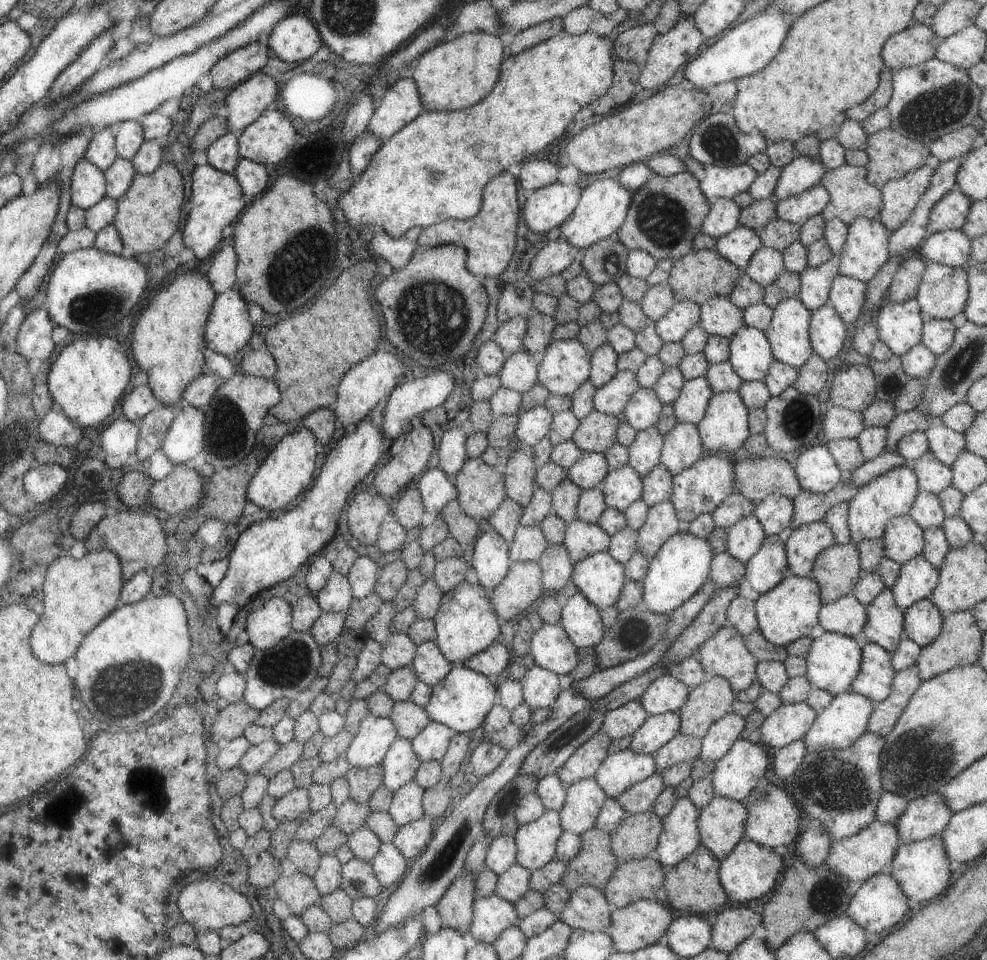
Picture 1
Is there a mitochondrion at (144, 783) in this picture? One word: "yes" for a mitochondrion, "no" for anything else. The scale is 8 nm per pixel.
yes

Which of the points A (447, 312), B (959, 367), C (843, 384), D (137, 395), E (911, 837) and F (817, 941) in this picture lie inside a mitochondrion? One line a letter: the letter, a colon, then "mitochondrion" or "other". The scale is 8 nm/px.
A: mitochondrion
B: mitochondrion
C: other
D: other
E: other
F: other

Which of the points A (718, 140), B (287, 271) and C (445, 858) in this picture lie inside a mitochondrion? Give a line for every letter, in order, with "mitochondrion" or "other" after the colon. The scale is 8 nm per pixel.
A: mitochondrion
B: mitochondrion
C: mitochondrion

